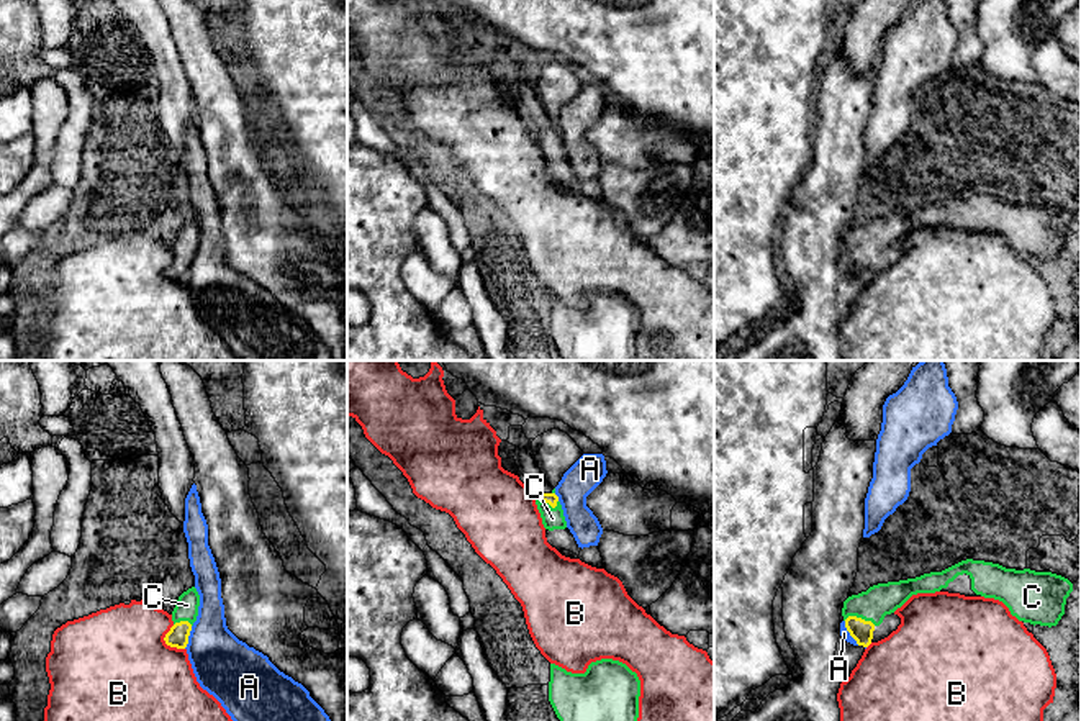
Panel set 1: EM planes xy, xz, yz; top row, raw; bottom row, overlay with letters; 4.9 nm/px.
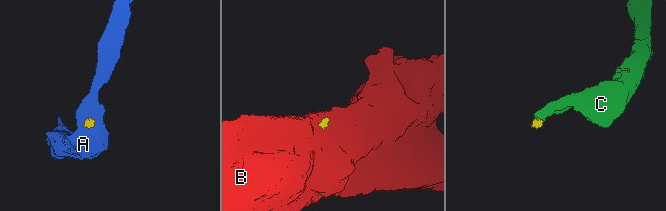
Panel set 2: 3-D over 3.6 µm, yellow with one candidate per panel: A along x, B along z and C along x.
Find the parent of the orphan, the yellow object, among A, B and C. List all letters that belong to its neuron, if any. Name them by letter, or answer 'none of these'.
C

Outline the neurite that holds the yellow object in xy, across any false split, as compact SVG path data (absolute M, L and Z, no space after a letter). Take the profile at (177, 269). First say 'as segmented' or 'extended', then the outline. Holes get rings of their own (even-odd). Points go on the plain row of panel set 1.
extended; M195 220L183 224L172 244L174 259L165 267L164 274L170 280L185 282L193 256L198 249L200 228Z

